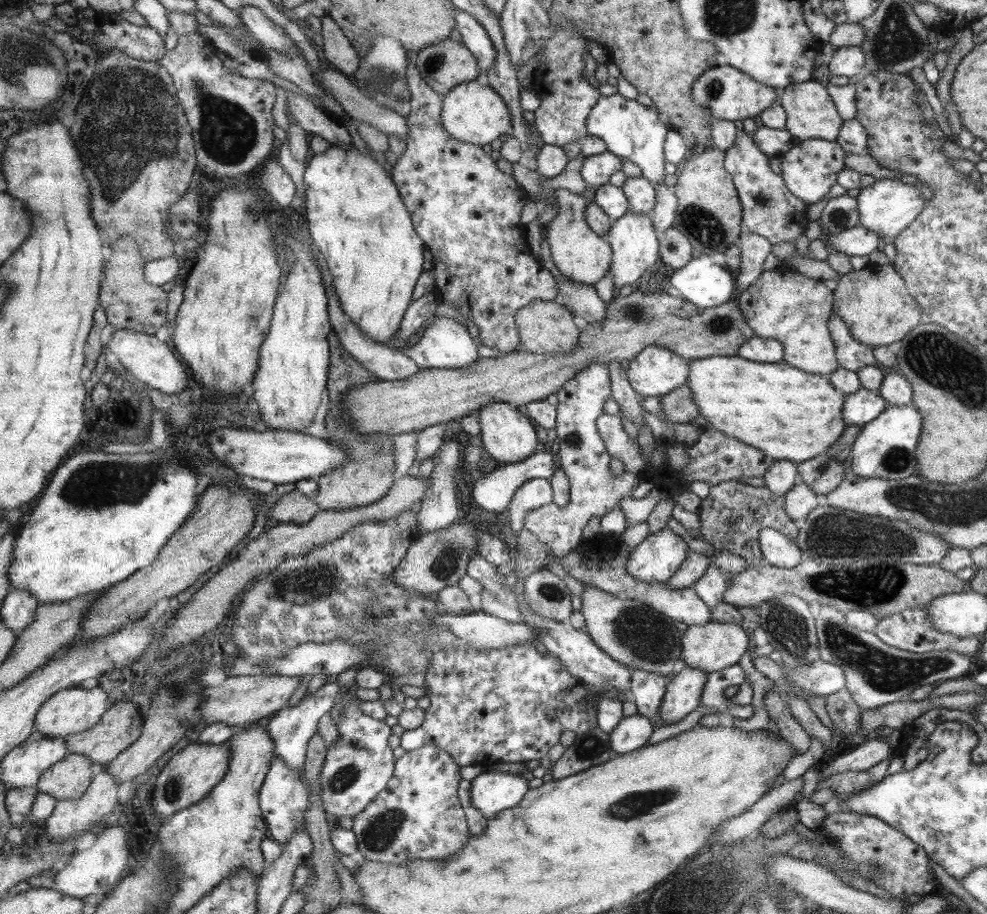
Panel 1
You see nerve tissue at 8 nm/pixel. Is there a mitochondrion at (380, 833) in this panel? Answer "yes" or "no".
yes

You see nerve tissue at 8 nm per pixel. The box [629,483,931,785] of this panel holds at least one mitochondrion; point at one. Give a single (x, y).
(830, 535)

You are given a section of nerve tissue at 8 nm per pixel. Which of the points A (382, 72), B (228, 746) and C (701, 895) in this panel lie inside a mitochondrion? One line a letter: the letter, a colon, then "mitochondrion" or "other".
A: mitochondrion
B: other
C: mitochondrion

